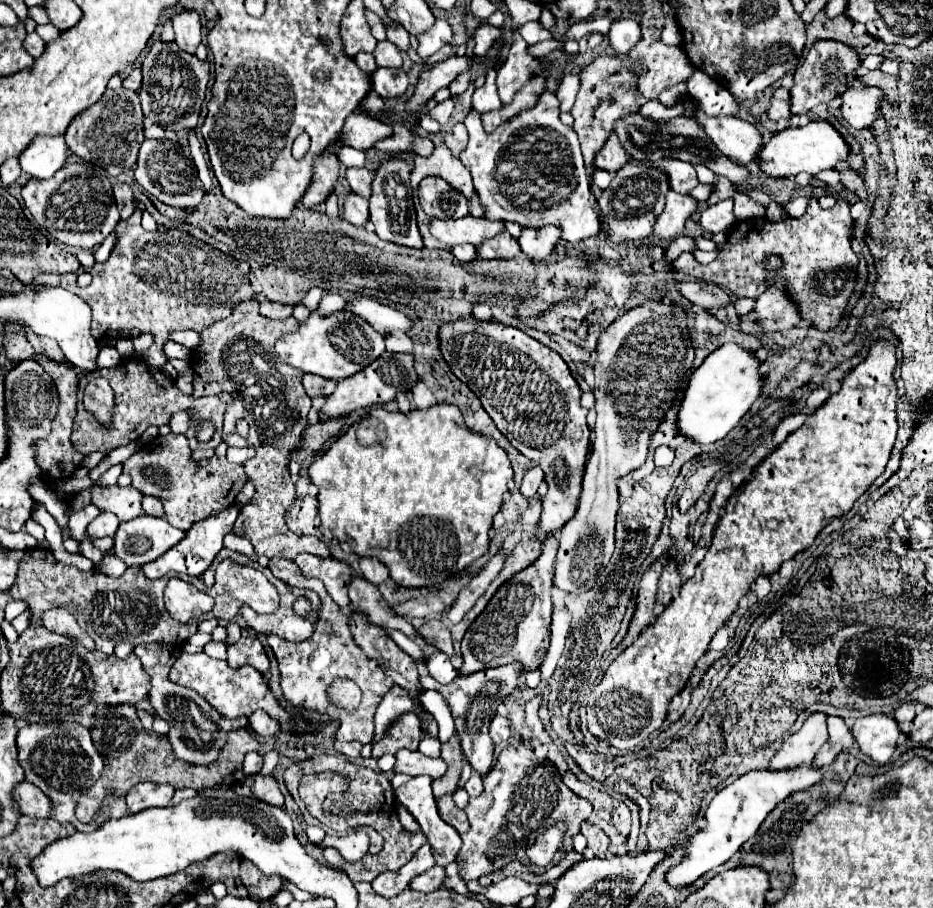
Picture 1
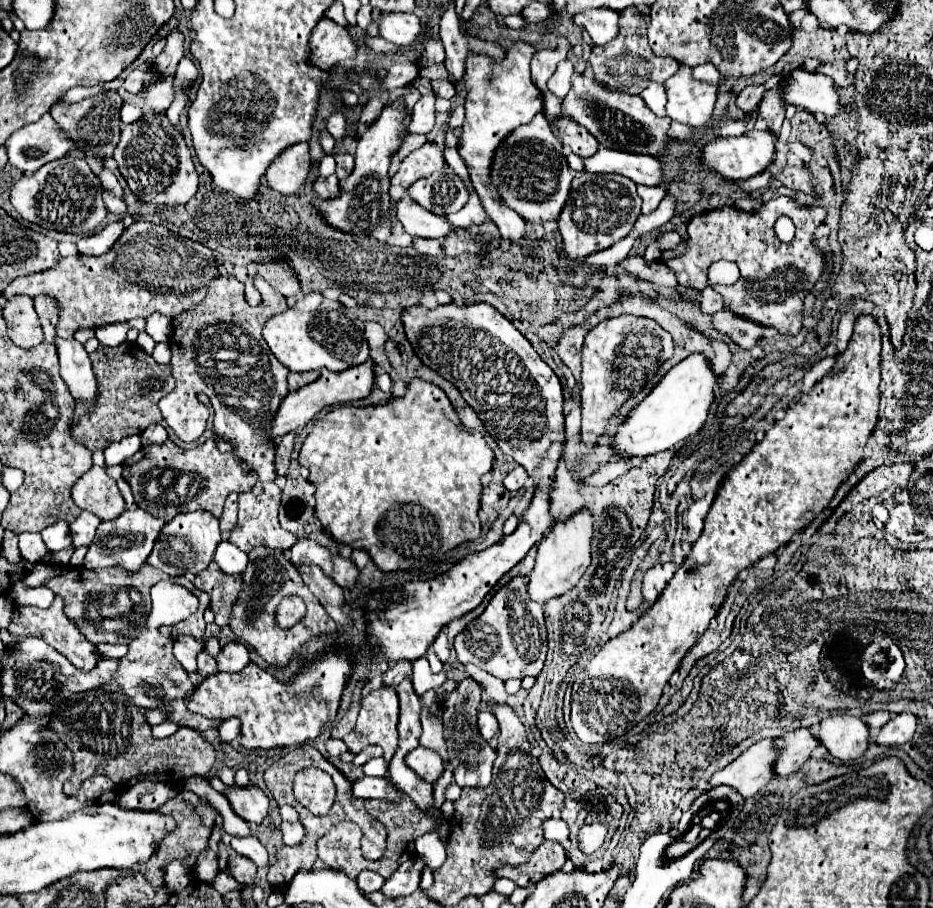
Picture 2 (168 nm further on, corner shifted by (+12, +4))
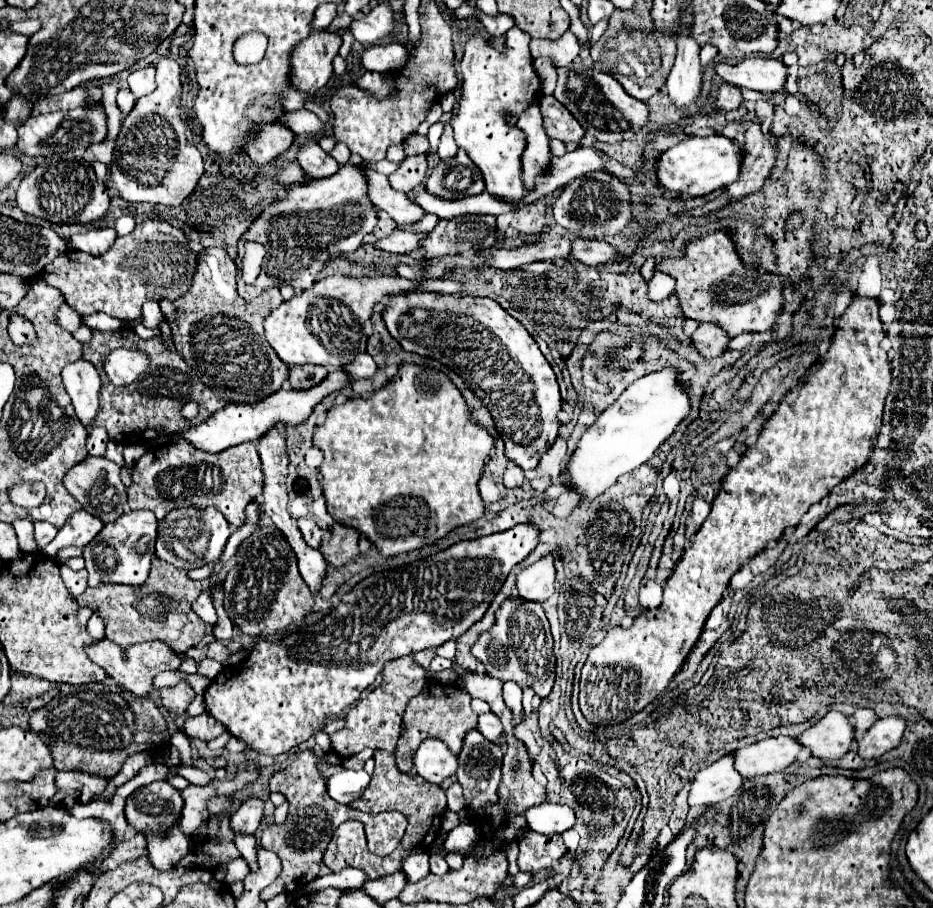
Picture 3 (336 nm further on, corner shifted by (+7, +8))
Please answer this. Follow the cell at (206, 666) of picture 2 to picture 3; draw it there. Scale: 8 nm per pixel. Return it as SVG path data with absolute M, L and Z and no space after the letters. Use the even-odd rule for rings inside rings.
M204 659L204 661L198 663L198 673L206 675L210 679L214 679L220 671L222 671L222 665L218 661L214 661L214 659Z

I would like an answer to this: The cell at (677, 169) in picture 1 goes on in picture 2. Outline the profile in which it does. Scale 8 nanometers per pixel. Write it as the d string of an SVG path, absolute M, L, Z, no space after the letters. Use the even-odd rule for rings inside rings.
M599 147L595 155L583 159L583 169L591 173L617 173L647 187L659 185L659 181L663 181L661 163L655 157L619 153L605 147Z

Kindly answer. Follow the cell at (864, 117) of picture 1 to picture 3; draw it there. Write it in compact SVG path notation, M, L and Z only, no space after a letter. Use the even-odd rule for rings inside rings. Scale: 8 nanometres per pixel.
M748 57L736 65L718 63L718 77L724 81L762 93L784 93L788 67L782 61L766 57Z

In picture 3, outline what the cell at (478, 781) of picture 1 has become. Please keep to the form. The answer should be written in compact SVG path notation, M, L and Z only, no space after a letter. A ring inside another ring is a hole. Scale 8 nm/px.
M454 781L448 789L446 789L446 797L448 797L448 809L450 811L460 811L466 807L464 803L464 795L462 795L462 787L458 781Z

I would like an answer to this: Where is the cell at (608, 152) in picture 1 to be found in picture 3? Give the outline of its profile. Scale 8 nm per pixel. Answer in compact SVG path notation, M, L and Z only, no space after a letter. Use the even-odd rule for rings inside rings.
M554 95L540 99L540 111L548 137L576 145L584 139L584 127L576 121L576 117L572 117L572 113L562 103L556 101Z

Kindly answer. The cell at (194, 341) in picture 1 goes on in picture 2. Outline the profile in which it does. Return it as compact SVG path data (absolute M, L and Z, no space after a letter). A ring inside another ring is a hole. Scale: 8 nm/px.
M136 318L122 323L111 323L103 327L95 327L95 337L99 339L101 345L121 345L125 341L125 335L131 328L136 328L140 332L145 330L145 318Z

